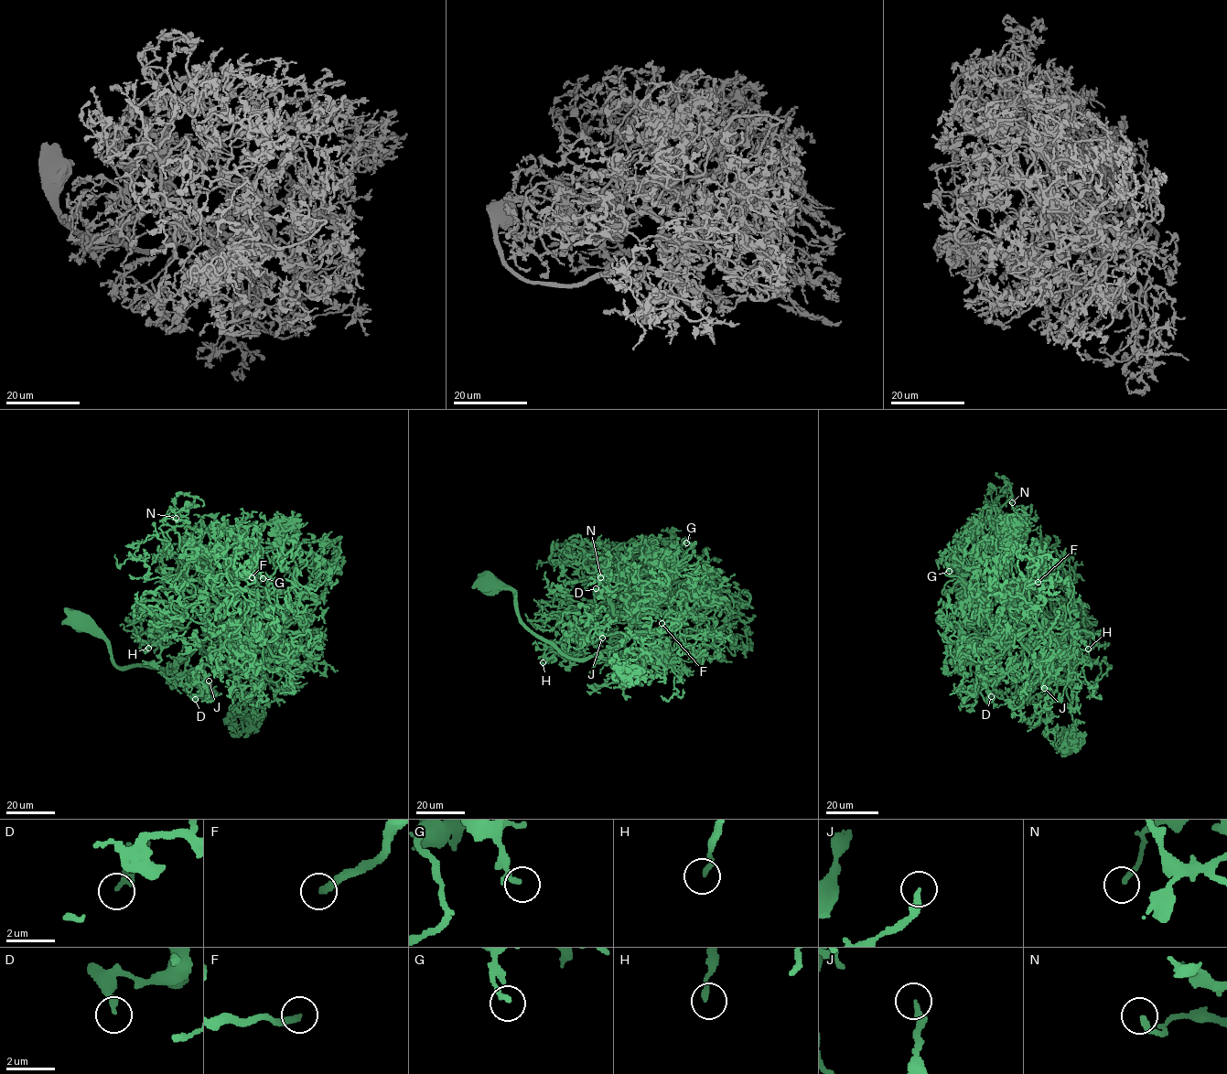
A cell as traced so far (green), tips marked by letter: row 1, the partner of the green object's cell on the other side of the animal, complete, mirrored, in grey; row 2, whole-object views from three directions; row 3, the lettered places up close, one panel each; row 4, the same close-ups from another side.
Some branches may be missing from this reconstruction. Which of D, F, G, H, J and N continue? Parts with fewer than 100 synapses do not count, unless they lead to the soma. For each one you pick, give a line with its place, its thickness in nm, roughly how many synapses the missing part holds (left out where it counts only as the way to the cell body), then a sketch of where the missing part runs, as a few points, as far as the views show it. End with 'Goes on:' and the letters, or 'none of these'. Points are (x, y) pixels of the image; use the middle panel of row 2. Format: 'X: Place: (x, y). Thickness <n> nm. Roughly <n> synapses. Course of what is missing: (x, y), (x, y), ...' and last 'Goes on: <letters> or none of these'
F: Place: (661, 623). Thickness 220 nm. Roughly 150 synapses. Course of what is missing: (661, 623), (655, 630), (657, 634), (691, 627), (683, 627)
Goes on: F

